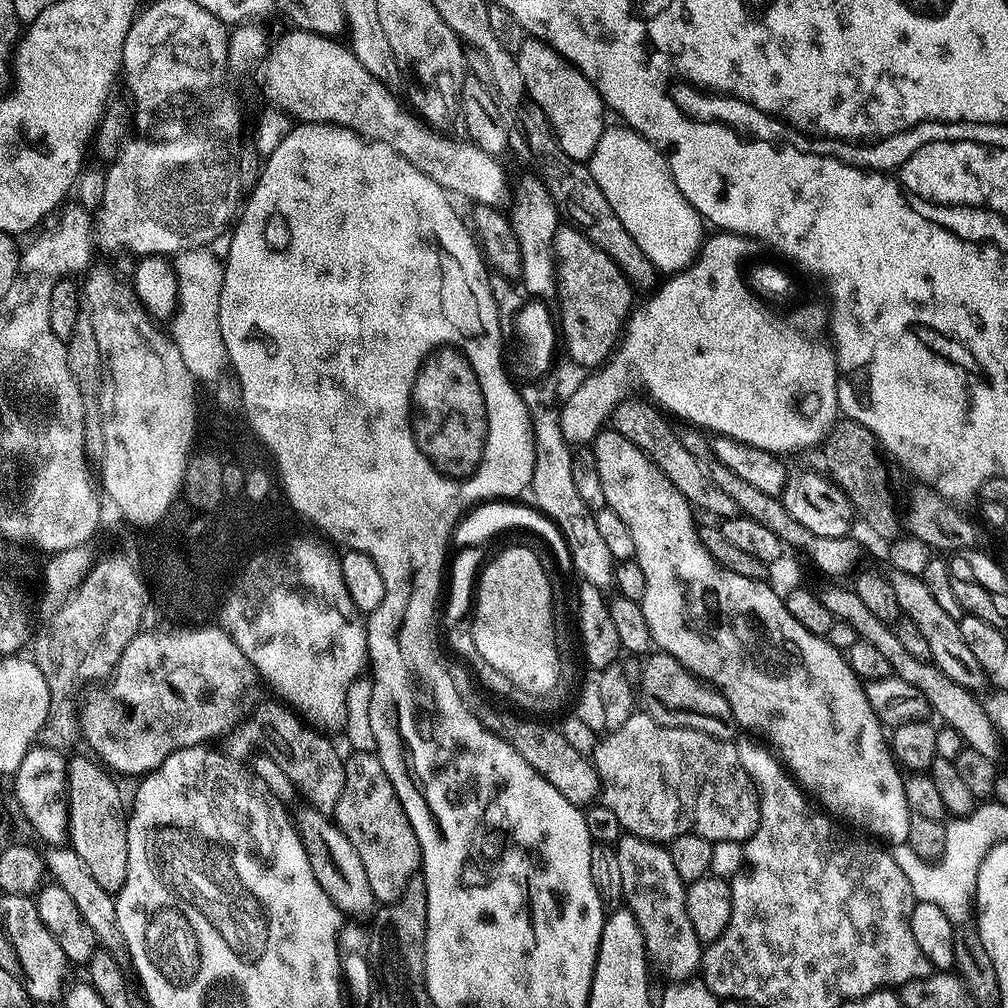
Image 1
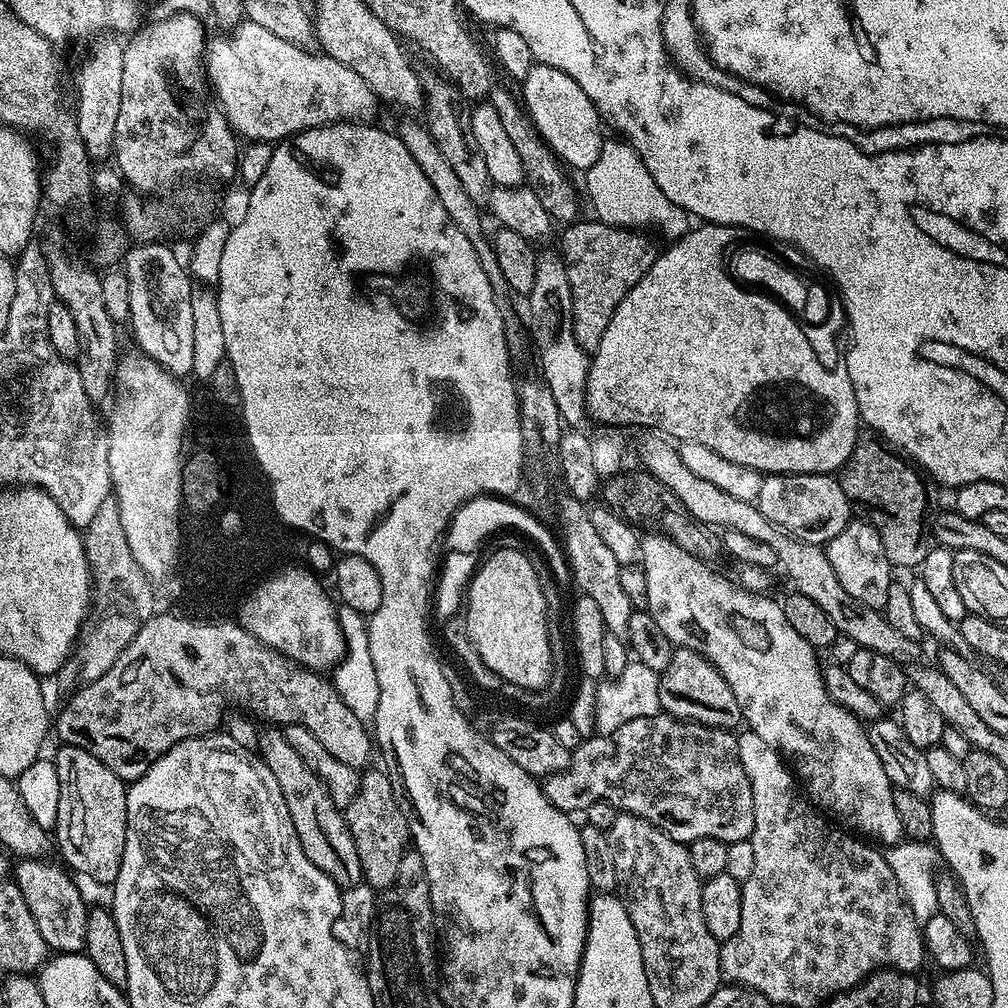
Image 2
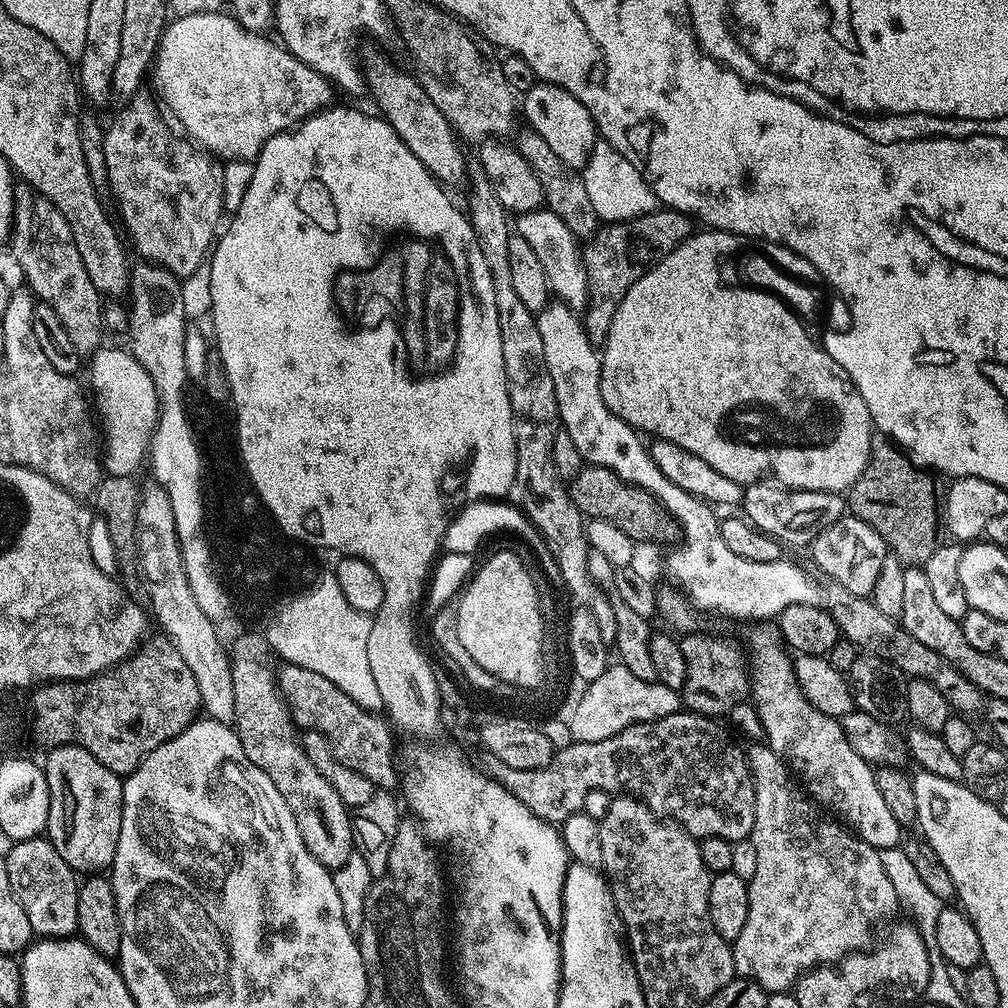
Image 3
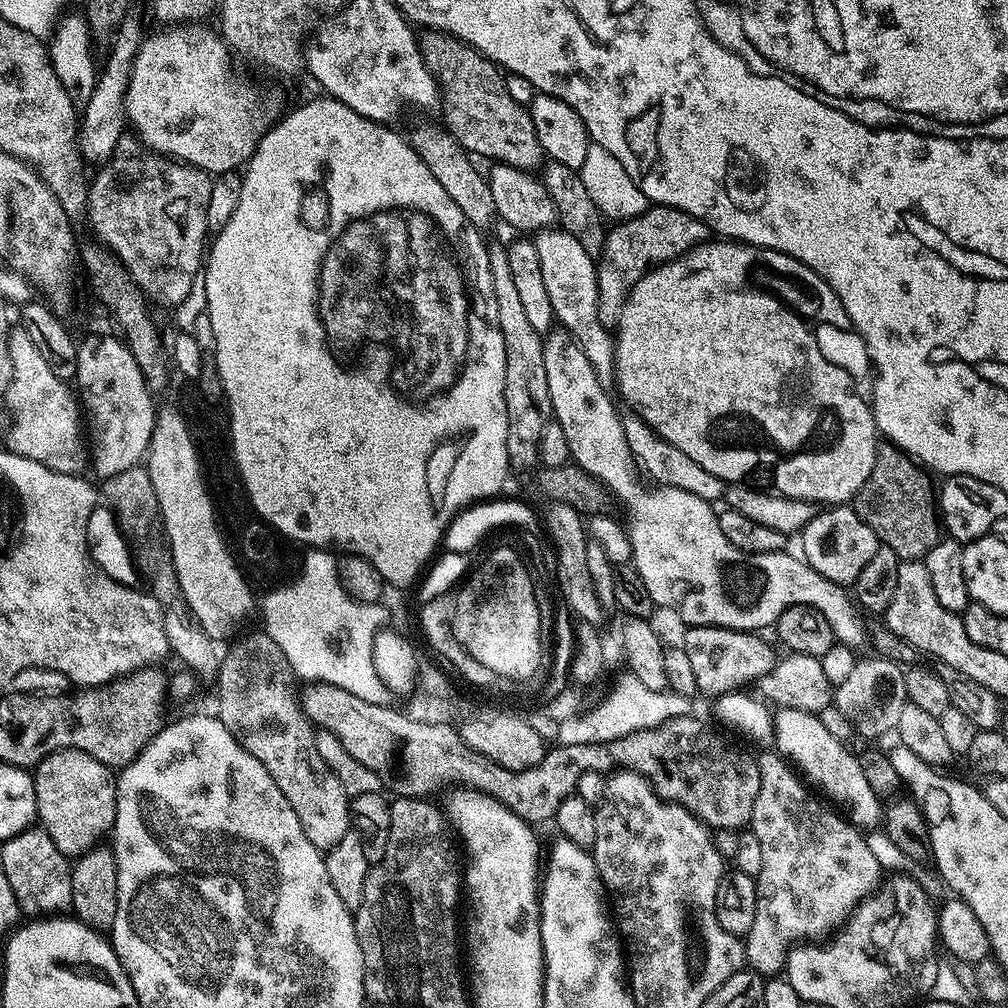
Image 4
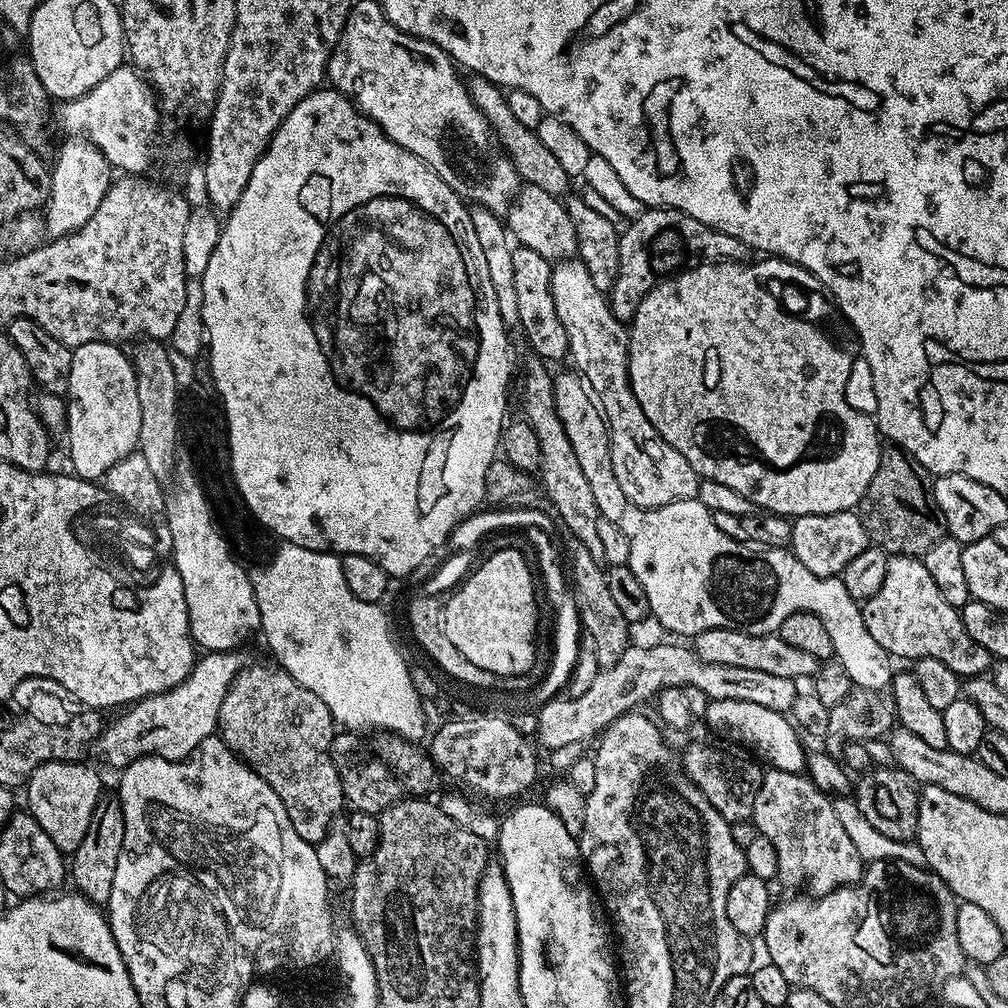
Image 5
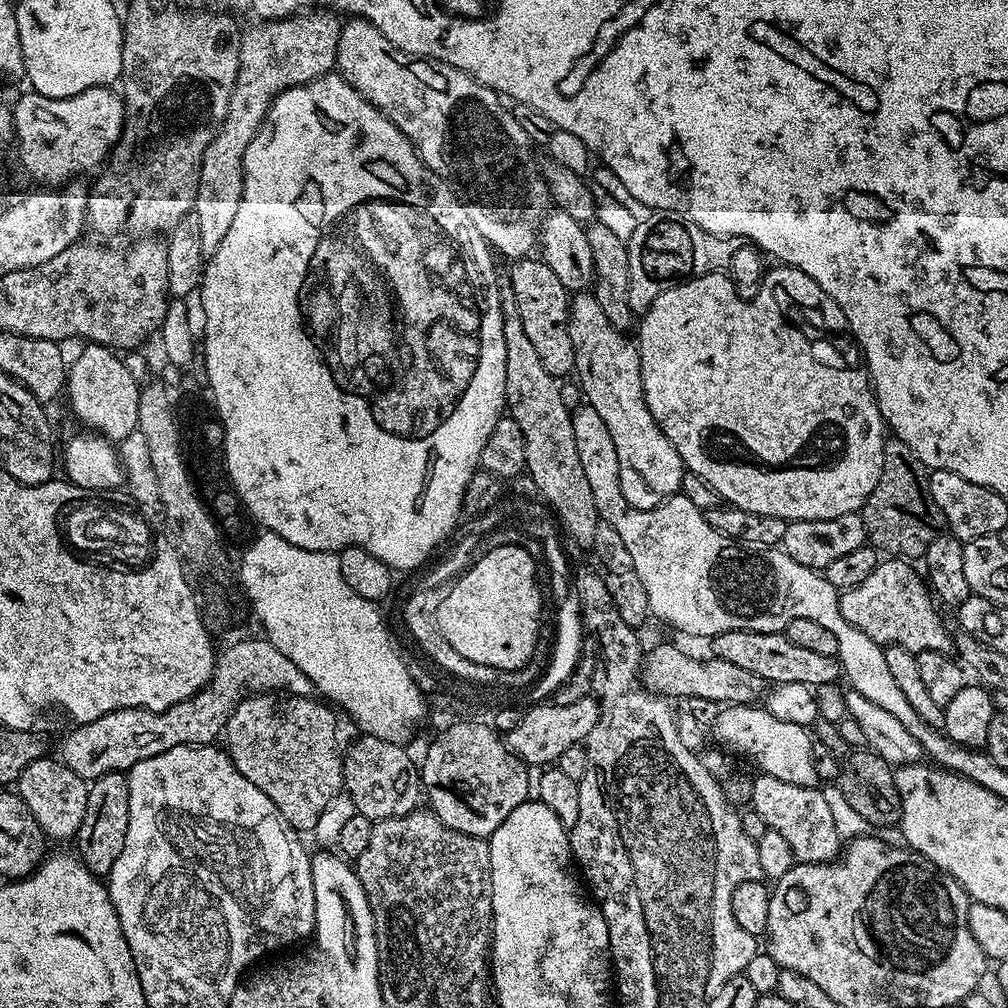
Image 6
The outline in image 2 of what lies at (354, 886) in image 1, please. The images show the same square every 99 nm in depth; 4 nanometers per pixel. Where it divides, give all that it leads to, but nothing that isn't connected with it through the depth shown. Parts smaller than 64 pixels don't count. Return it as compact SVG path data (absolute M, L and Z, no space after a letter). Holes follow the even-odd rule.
M276 726L265 728L259 733L258 755L278 782L290 812L290 822L294 822L294 830L306 858L310 858L310 862L314 862L314 866L318 866L318 870L339 884L341 889L361 883L358 850L354 850L354 838L348 829L345 813L330 798L318 774L314 774L314 770L302 762L302 754L298 754L298 750L286 742L283 731Z

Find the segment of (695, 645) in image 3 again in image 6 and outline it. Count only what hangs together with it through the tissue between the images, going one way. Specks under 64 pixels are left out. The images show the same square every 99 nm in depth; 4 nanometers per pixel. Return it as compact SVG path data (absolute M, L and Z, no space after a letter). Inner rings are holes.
M730 630L711 637L711 655L722 662L730 662L741 670L750 670L750 674L758 674L769 685L798 682L809 686L824 683L835 684L841 679L840 661L836 656L817 654L805 650L802 646L794 646L783 634L778 632L747 632L746 630Z

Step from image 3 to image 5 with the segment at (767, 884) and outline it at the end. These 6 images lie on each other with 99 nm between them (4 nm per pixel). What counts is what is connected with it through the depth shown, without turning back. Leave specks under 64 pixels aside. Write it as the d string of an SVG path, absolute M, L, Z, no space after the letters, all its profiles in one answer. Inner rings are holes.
M768 768L762 778L762 786L758 786L758 798L754 798L751 821L756 825L759 835L774 842L774 850L778 850L778 877L781 881L805 884L812 891L809 893L818 897L863 880L866 861L858 854L854 842L850 842L842 822L838 822L838 814L834 814L829 793L820 791L807 775Z

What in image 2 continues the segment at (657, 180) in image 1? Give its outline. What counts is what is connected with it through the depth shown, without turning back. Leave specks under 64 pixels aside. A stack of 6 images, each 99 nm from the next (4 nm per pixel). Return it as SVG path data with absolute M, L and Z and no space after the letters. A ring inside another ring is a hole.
M605 139L602 150L598 154L598 162L586 169L588 176L588 196L592 199L595 219L601 224L613 224L616 228L648 230L644 228L660 228L664 236L679 238L689 231L690 217L683 212L662 190L658 190L658 182L646 170L642 158L623 139Z

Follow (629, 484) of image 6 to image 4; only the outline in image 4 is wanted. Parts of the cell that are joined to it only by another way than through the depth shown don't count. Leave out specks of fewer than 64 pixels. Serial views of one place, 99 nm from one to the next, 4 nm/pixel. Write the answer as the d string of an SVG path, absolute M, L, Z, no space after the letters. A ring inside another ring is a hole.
M553 226L535 233L536 245L538 246L538 259L542 265L542 279L546 285L546 295L550 298L550 306L554 306L556 324L563 331L571 334L576 339L576 345L590 358L590 366L594 366L594 374L598 374L598 382L605 386L612 386L616 383L616 342L613 333L598 318L598 282L596 281L597 261L586 250L582 250L582 245L578 243L578 238L574 234L565 232L559 226ZM625 415L623 422L626 446L632 455L632 463L635 471L645 481L653 480L648 482L662 488L686 490L690 494L698 494L698 498L709 502L719 501L723 497L726 487L725 481L718 479L714 474L710 474L710 470L698 466L698 462L694 462L694 458L690 458L690 454L682 454L682 450L678 450L678 446L674 446L657 436L656 431L641 416Z

